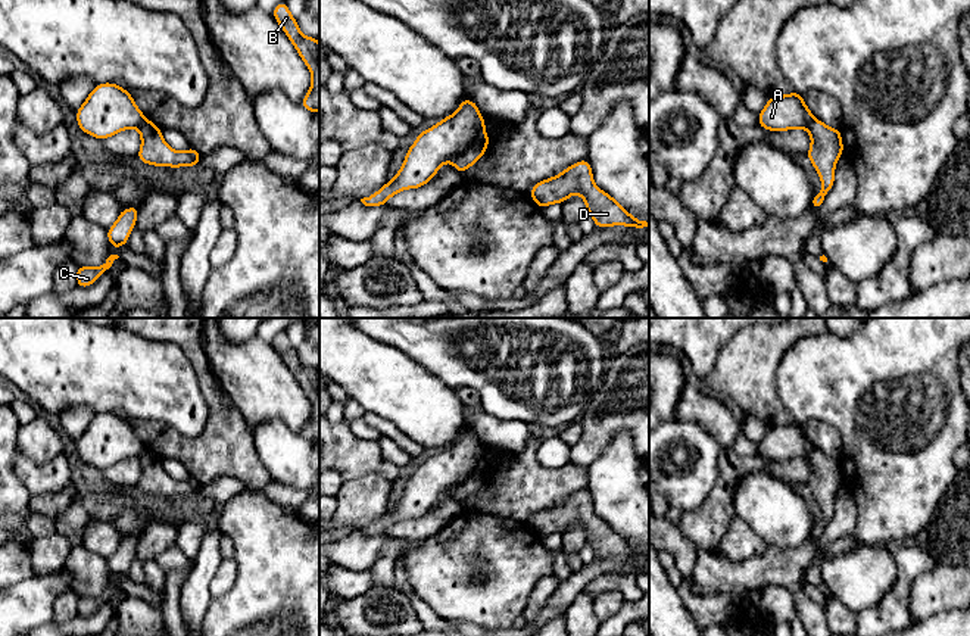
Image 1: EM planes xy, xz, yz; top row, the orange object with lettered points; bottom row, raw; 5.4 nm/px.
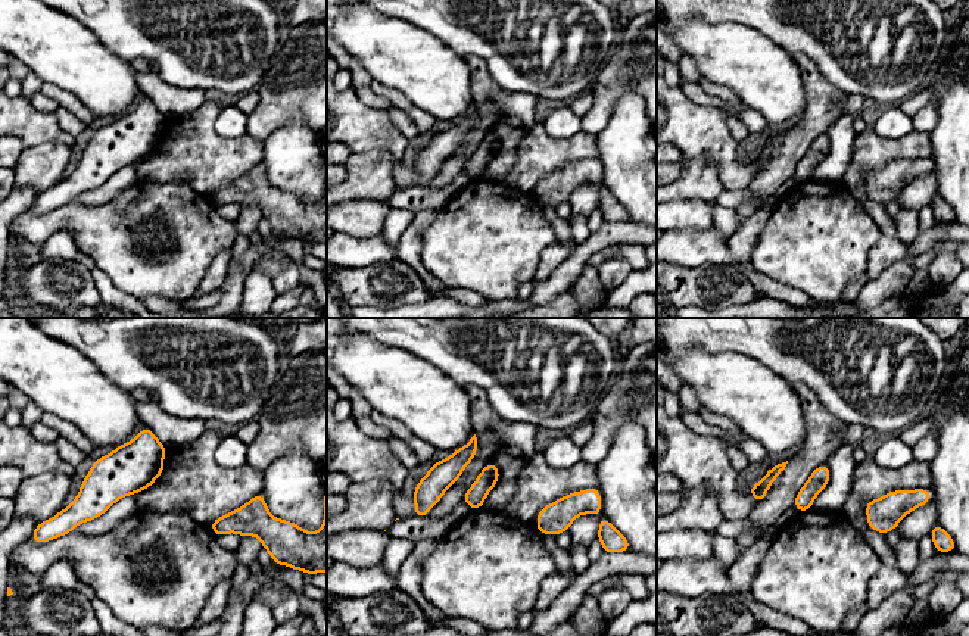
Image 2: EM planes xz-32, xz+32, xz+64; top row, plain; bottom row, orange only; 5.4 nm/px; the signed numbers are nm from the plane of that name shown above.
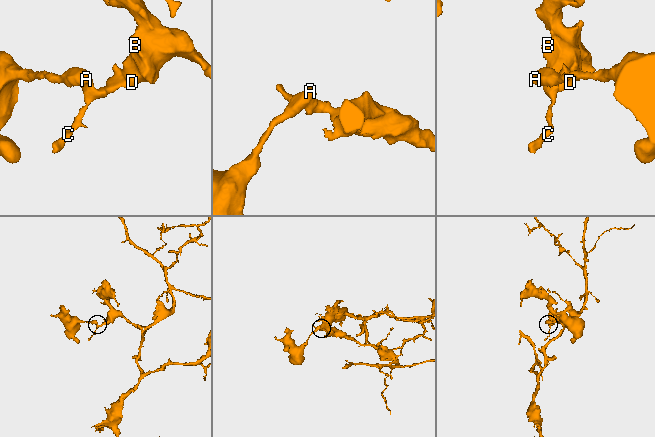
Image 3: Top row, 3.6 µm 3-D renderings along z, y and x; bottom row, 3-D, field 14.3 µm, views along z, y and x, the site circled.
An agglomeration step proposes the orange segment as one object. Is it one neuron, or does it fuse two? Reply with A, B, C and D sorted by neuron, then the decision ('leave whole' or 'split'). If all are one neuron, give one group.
groups A / B C D; split

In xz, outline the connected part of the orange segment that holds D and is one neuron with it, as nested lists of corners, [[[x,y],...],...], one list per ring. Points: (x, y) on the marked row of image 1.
[[[589,159],[568,166],[556,177],[534,184],[530,190],[530,197],[539,208],[552,203],[562,205],[571,194],[580,194],[584,199],[586,212],[593,218],[595,227],[649,227],[646,221],[630,215],[614,197],[595,186]]]

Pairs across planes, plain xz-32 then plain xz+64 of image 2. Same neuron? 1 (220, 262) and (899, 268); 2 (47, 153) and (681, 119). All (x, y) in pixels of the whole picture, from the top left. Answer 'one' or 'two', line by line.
1: two
2: two

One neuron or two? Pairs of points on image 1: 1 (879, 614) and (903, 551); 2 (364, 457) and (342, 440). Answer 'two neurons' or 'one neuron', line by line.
1: one neuron
2: one neuron

